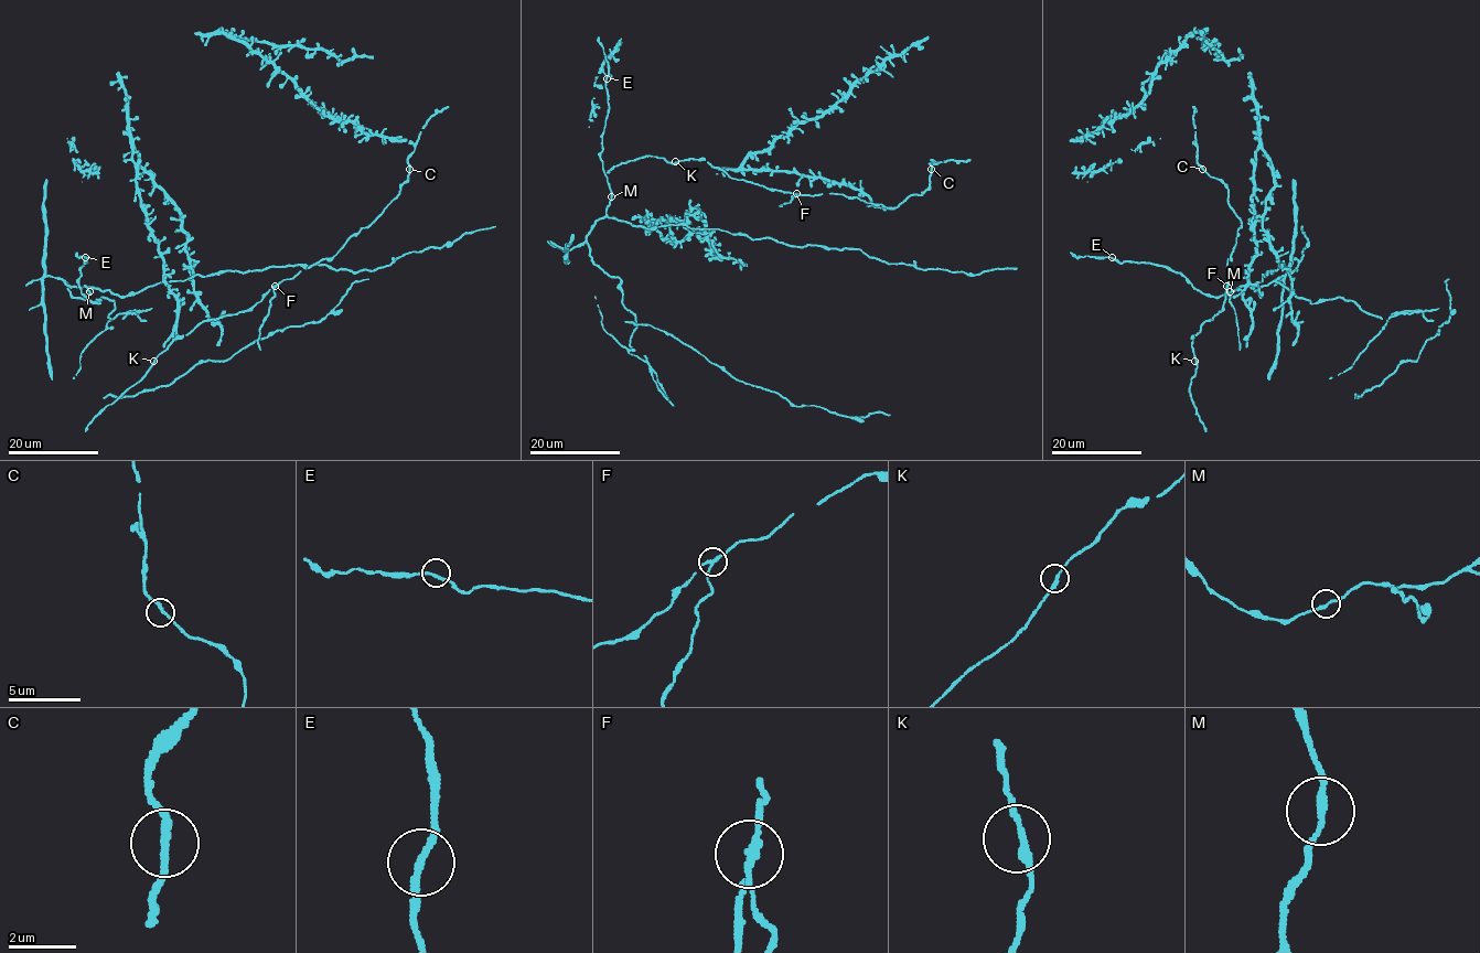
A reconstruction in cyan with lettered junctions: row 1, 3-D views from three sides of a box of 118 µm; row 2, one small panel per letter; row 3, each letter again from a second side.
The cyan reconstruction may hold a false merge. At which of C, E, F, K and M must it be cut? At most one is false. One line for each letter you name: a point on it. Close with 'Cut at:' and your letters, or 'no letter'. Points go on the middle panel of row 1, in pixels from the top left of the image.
F: (796, 193)
Cut at: F

